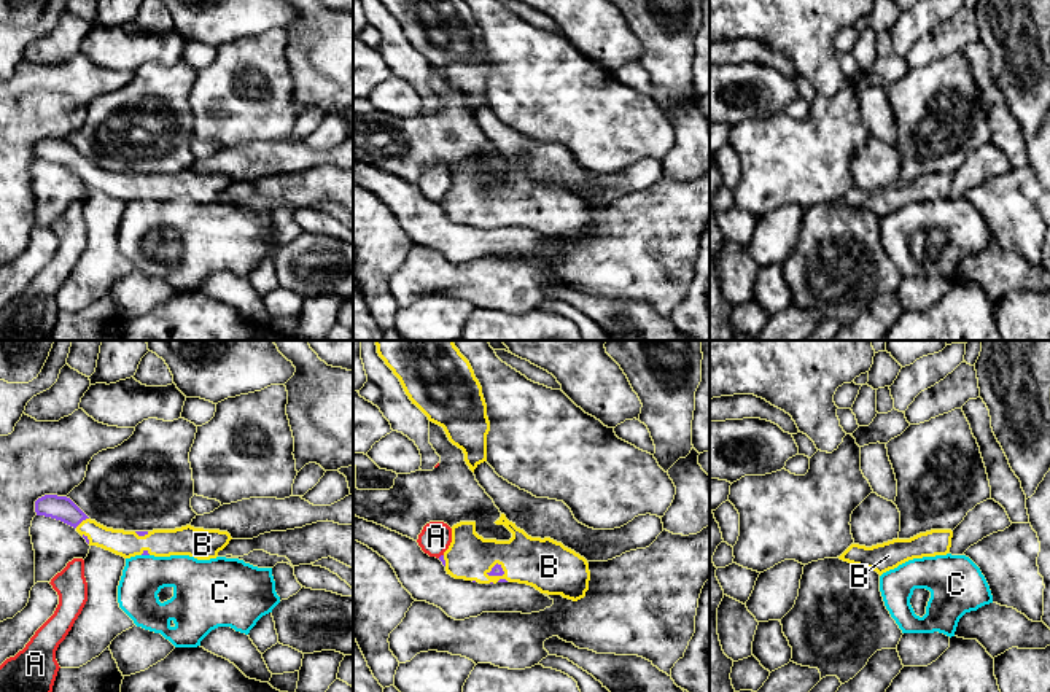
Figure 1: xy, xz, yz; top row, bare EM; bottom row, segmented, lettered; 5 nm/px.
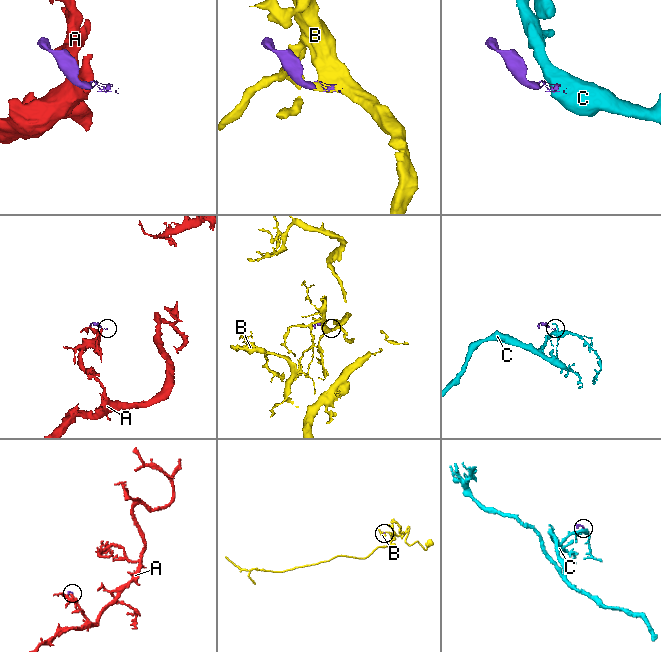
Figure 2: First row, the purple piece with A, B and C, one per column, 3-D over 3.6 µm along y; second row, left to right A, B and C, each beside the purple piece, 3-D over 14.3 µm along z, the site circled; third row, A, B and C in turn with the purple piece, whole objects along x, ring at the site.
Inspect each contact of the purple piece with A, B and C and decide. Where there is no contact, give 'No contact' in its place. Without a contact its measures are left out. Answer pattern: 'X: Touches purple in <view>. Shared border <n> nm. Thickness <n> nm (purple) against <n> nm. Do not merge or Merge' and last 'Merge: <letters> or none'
A: Touches purple in xz. Shared border 40 nm. Thickness 20 nm (purple) against 160 nm. Do not merge
B: Touches purple in xy. Shared border 90 nm. Thickness 130 nm (purple) against 130 nm. Merge
C: Touches purple in xy. Shared border 40 nm. Thickness 30 nm (purple) against 220 nm. Do not merge
Merge: B

